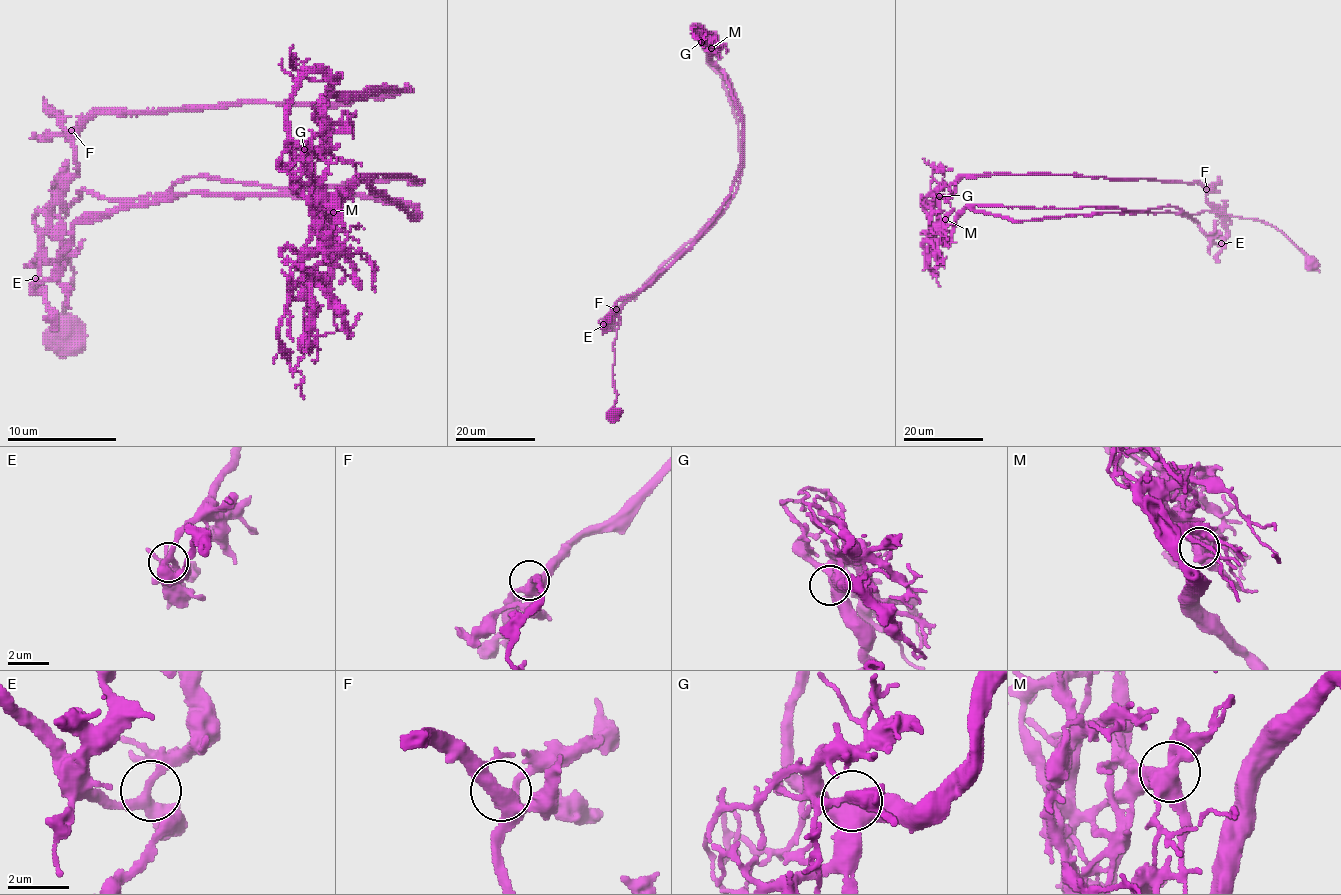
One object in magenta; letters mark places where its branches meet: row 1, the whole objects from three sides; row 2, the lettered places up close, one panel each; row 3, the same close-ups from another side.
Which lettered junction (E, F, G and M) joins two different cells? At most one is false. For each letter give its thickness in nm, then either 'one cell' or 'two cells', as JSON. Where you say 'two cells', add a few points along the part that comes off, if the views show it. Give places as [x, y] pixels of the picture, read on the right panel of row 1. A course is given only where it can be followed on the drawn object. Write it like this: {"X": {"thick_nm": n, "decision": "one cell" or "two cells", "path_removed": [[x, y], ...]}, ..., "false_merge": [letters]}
{"E": {"thick_nm": 300, "decision": "one cell"}, "F": {"thick_nm": 440, "decision": "one cell"}, "G": {"thick_nm": 440, "decision": "one cell"}, "M": {"thick_nm": 550, "decision": "two cells", "path_removed": [[945, 219], [939, 214], [940, 200], [949, 196], [963, 177], [1074, 174], [1197, 182], [1224, 228]]}, "false_merge": ["M"]}

